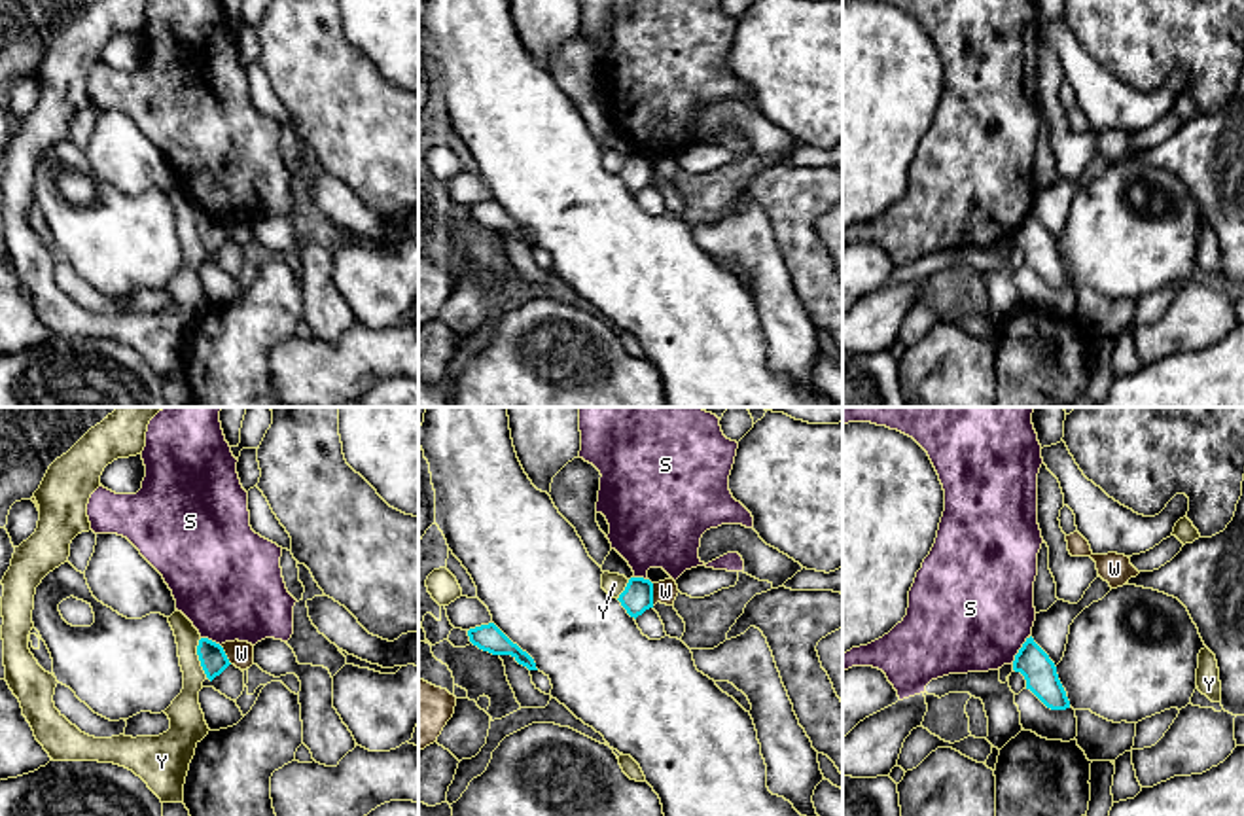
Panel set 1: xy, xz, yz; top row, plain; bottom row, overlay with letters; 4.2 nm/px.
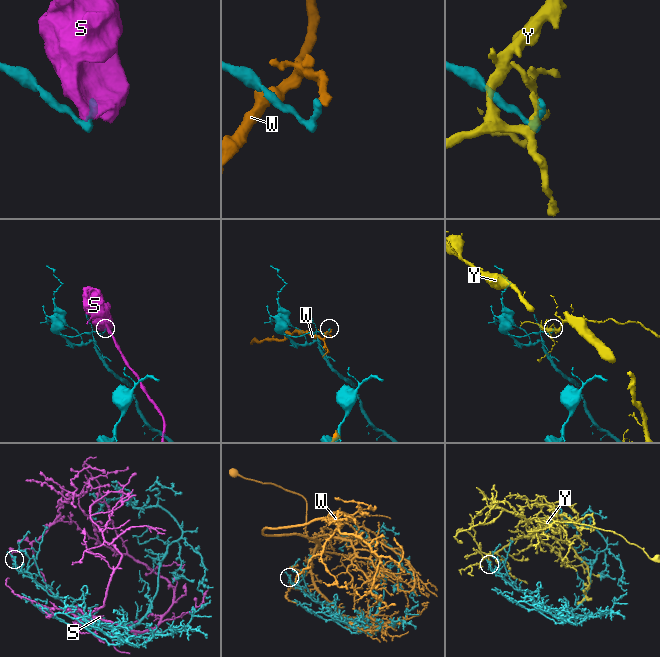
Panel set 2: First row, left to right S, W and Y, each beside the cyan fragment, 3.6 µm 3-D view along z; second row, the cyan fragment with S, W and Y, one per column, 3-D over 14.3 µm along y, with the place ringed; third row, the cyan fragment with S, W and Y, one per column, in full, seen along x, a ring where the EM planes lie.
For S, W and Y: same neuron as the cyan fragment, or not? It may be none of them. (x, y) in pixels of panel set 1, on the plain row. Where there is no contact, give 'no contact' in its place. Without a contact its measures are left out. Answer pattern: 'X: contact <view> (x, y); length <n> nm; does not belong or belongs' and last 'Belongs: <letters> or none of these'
S: contact yz (1019, 226); length 150 nm; does not belong
W: contact xz (652, 171); length 100 nm; does not belong
Y: contact xy (199, 233); length 170 nm; does not belong
Belongs: none of these

